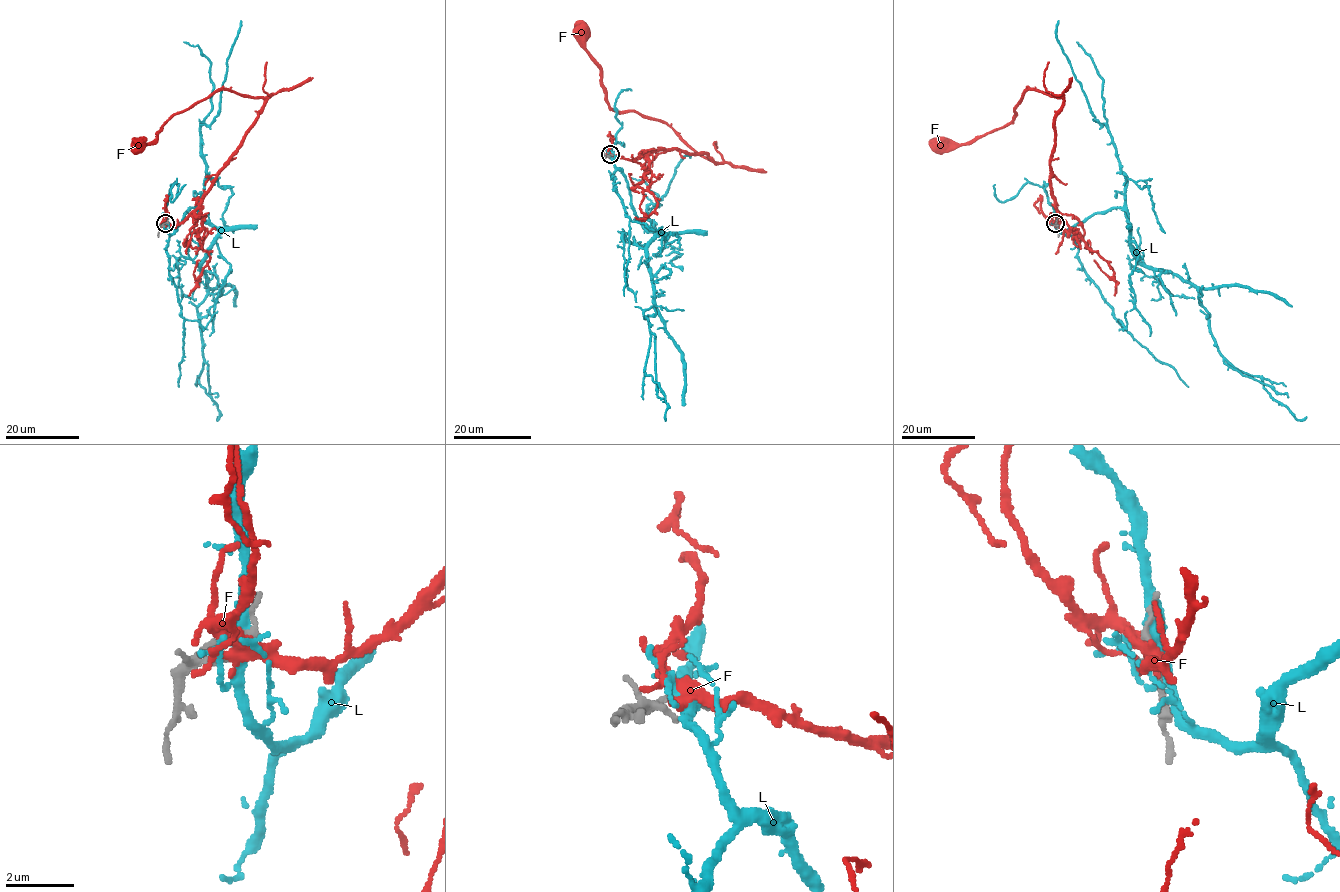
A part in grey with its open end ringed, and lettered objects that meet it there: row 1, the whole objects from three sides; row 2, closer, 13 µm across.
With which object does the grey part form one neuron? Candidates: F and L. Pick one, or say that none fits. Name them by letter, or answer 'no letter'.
F

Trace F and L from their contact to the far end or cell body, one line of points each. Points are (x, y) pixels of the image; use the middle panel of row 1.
F: (610, 155), (637, 159), (660, 149), (678, 149), (707, 154), (714, 163), (658, 119), (615, 112), (583, 32)
L: (611, 155), (637, 220), (666, 234), (647, 246), (654, 306), (644, 312), (644, 371), (665, 396), (666, 420)

